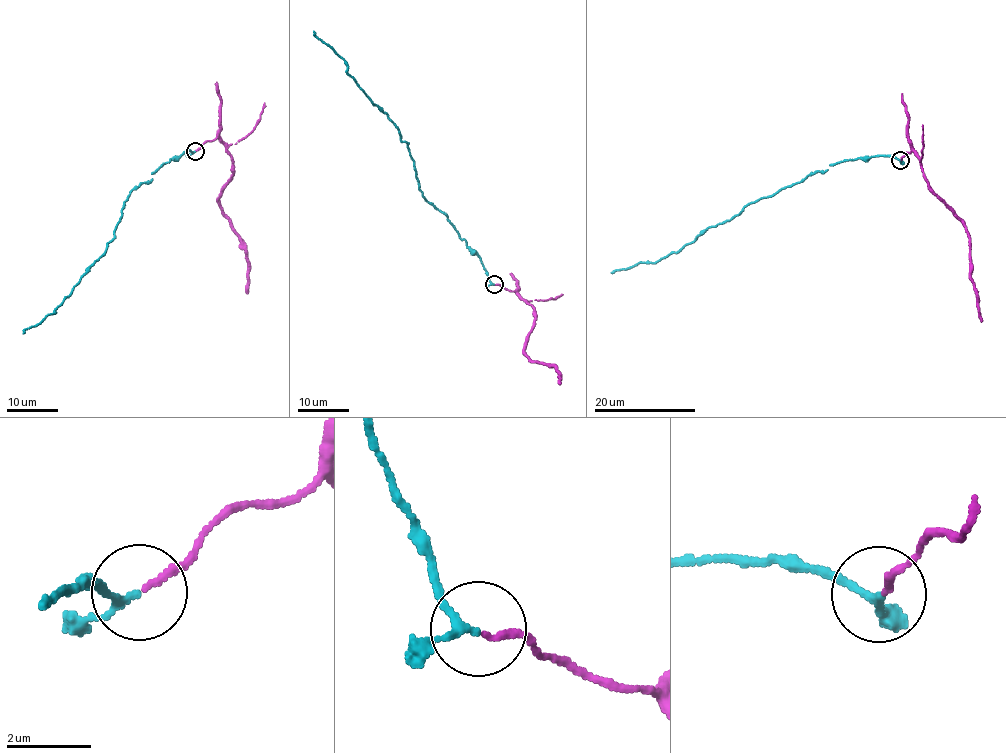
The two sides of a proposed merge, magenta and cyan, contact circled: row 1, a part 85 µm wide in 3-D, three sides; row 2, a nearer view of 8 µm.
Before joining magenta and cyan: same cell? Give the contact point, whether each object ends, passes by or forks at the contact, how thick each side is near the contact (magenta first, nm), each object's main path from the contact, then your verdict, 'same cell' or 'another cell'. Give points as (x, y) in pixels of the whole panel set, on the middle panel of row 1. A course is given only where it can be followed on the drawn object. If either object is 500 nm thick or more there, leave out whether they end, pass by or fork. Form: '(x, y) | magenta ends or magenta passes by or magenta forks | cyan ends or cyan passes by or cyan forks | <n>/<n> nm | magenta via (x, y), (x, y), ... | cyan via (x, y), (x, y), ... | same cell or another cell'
(494, 284) | magenta ends | cyan passes by | 140/140 nm | magenta via (495, 285), (517, 293), (532, 307), (535, 325), (528, 336), (525, 352), (532, 361), (555, 366), (558, 384) | cyan via (493, 283), (479, 257), (423, 196), (414, 161), (395, 124), (347, 72), (347, 63), (314, 30) | same cell

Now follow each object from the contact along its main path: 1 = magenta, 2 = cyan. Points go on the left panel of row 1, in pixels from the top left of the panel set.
1: (196, 151), (205, 142), (218, 138), (231, 158), (232, 180), (219, 200), (247, 256), (246, 293)
2: (194, 152), (182, 153), (153, 172), (149, 182), (140, 183), (124, 203), (102, 255), (55, 312), (23, 333)

